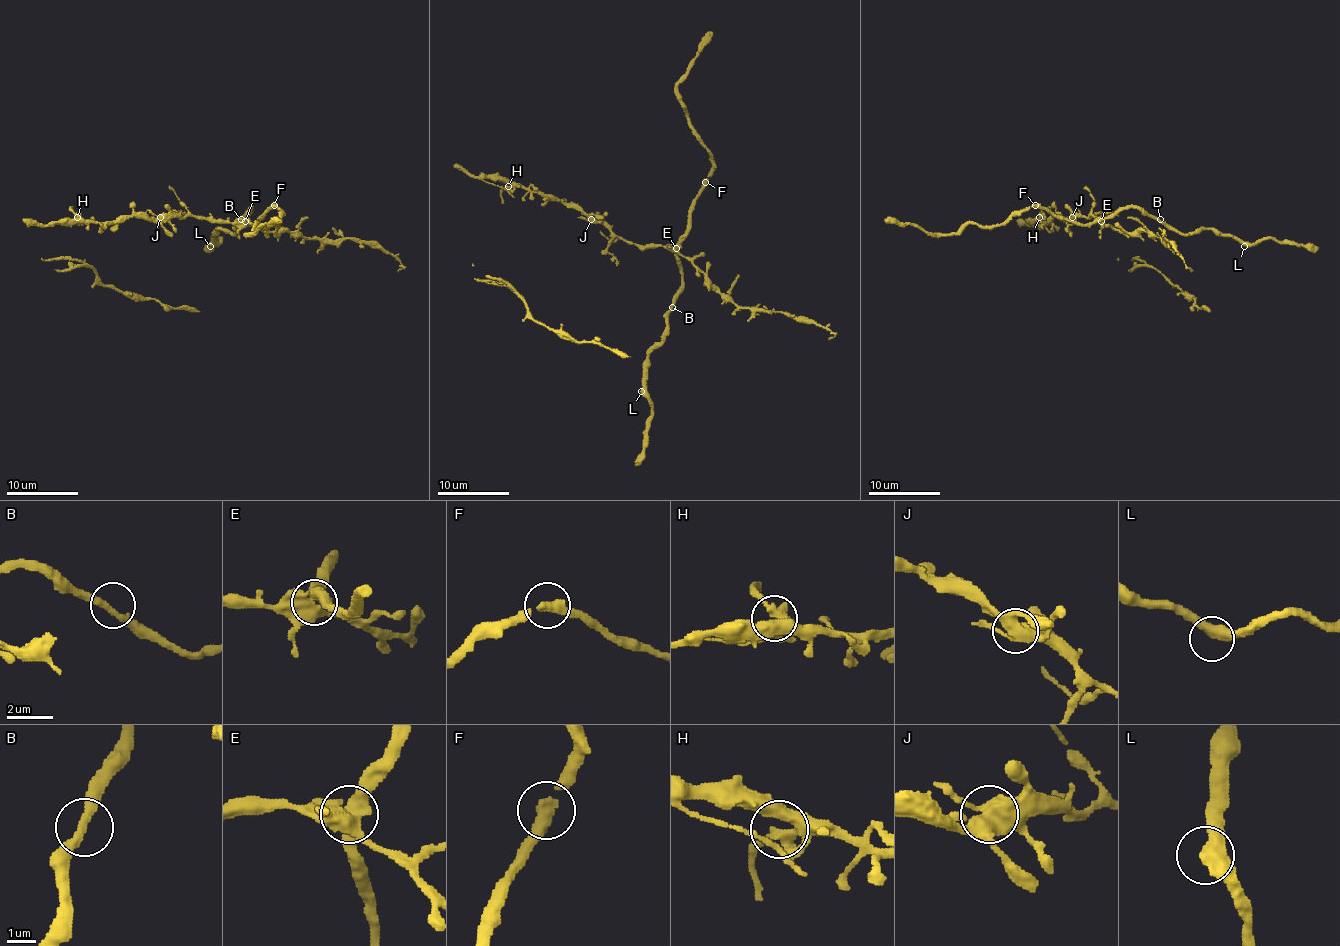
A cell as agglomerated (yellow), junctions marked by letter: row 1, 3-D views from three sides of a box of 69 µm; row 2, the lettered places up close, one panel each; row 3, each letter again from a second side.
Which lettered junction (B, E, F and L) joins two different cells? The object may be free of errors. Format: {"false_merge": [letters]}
{"false_merge": ["E"]}

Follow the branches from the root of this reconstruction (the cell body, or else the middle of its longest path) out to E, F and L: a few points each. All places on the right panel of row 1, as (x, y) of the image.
E: (1158, 221), (1131, 207), (1121, 207), (1101, 221)
F: (1158, 221), (1137, 208), (1121, 207), (1106, 217), (1096, 217), (1090, 223), (1080, 224), (1058, 219), (1035, 205)
L: (1158, 221), (1183, 233), (1197, 233), (1201, 230), (1230, 233), (1244, 246)

